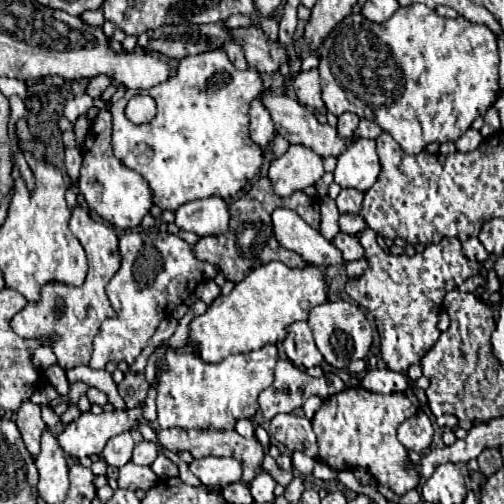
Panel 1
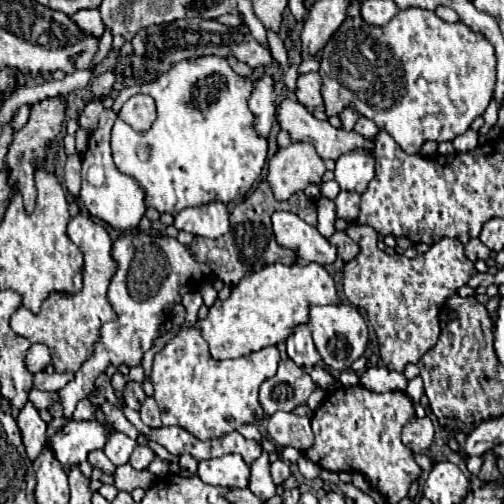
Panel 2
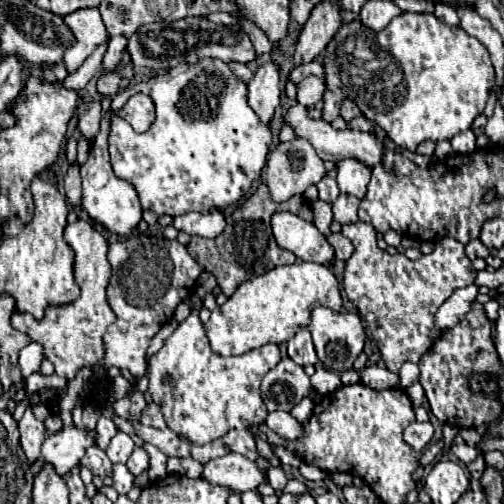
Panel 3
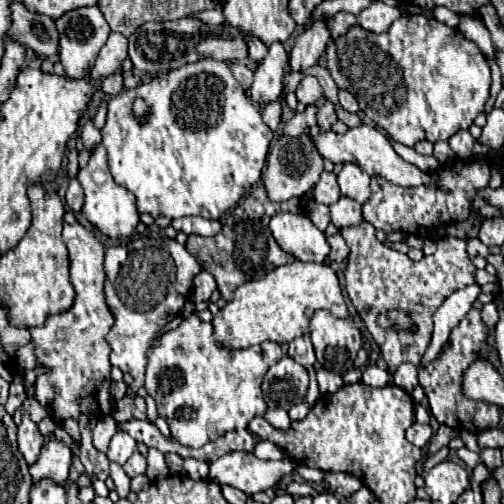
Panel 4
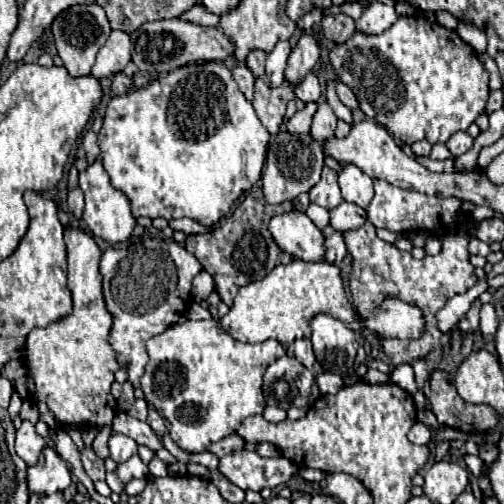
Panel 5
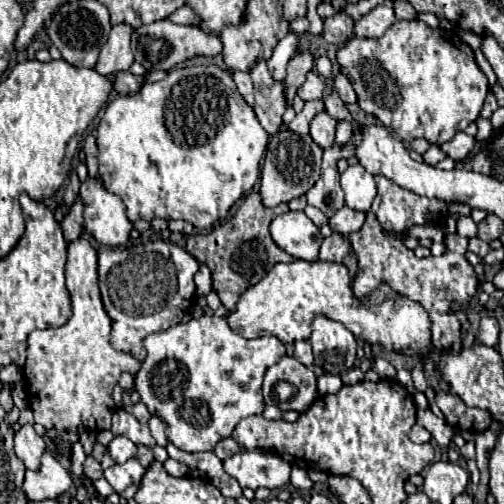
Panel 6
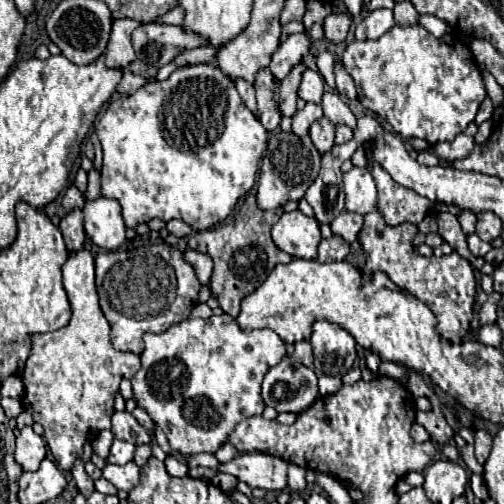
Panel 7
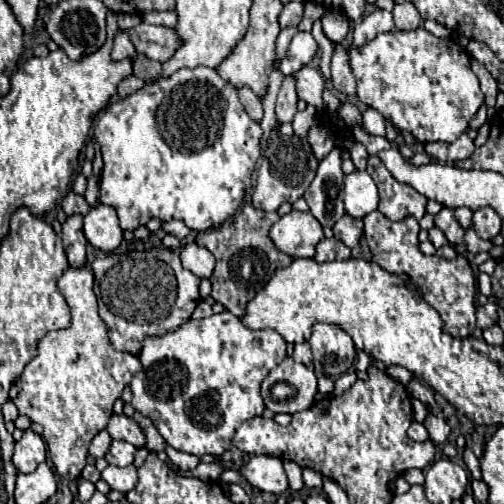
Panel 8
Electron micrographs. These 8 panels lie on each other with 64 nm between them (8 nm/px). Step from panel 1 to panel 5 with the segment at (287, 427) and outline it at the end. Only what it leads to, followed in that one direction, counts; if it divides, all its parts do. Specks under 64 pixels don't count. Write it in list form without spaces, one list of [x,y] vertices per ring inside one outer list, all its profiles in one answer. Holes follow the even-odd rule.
[[[266,406],[262,416],[264,416],[268,422],[282,422],[282,420],[286,420],[286,412],[284,412],[282,408],[276,408],[276,406]]]

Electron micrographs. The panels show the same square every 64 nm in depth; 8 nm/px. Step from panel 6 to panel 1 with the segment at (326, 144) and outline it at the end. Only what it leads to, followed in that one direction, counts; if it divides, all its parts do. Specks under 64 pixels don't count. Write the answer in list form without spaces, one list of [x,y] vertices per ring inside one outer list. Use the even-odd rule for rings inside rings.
[[[424,4],[398,8],[384,24],[374,24],[362,14],[346,16],[324,40],[318,70],[322,78],[322,100],[330,114],[354,112],[360,118],[374,120],[408,154],[420,154],[430,142],[458,140],[500,96],[496,36],[486,26],[472,24],[462,16],[456,20],[442,18]]]

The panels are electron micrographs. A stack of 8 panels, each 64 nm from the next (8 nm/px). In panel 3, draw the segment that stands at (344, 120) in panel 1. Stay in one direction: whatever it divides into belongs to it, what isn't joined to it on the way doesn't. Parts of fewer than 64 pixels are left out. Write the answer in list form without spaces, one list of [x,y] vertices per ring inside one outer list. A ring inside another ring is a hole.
[[[344,98],[344,100],[342,100],[342,108],[340,108],[340,116],[342,116],[344,120],[350,120],[350,118],[354,118],[354,116],[360,116],[360,108],[358,108],[350,98]]]

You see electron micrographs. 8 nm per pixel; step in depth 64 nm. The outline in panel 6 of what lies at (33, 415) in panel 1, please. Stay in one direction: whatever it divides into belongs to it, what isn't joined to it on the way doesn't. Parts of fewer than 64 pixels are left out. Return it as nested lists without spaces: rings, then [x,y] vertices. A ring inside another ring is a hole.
[[[24,424],[16,432],[16,456],[24,462],[28,470],[36,470],[40,466],[40,458],[46,450],[42,436],[38,436],[32,424]]]

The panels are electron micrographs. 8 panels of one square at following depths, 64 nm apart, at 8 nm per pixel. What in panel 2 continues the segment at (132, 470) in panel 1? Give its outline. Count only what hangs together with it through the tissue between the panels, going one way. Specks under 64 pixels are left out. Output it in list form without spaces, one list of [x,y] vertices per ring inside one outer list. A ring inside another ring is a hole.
[[[118,466],[114,472],[114,486],[124,492],[132,492],[134,488],[150,488],[156,476],[148,470],[134,470],[132,466]]]

